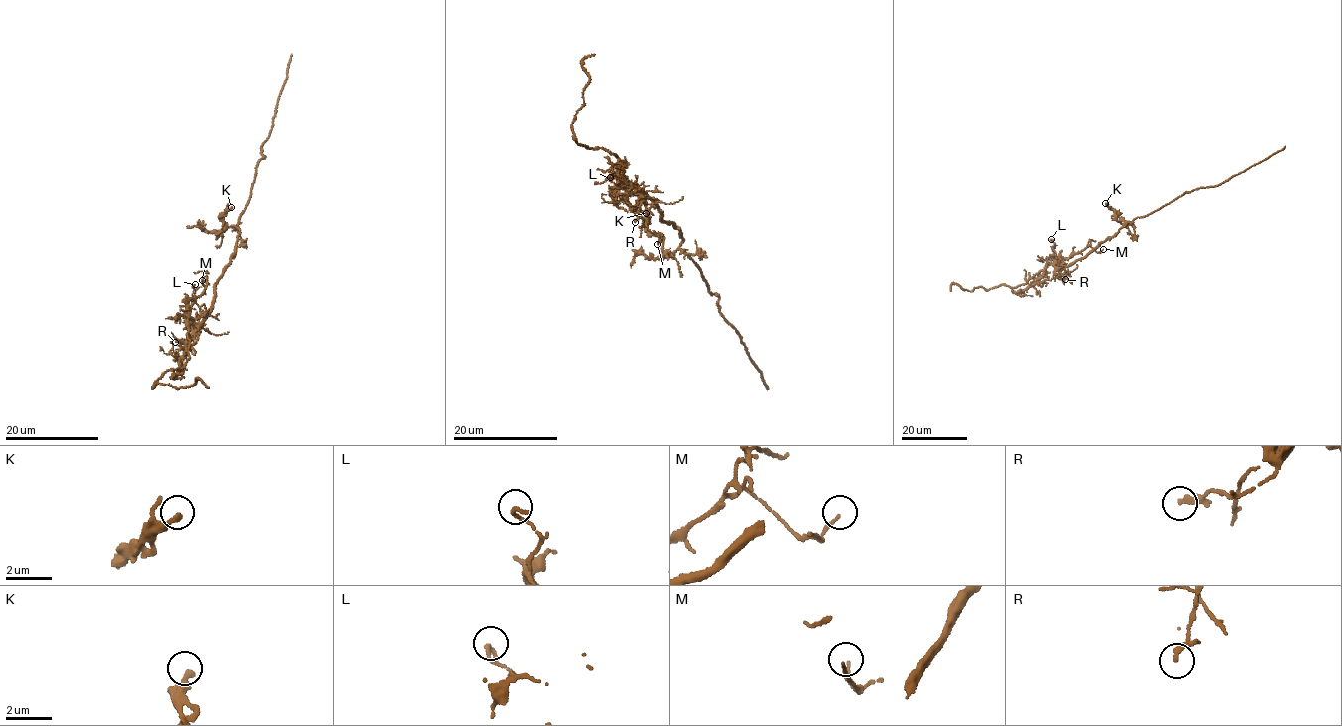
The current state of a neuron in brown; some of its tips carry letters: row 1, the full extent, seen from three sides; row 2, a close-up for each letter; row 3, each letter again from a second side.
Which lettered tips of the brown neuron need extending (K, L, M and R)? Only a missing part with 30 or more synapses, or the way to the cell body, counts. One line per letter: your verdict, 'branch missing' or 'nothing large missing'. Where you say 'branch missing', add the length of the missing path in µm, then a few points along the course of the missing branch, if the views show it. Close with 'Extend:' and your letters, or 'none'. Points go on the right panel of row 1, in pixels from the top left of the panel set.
K: nothing large missing
L: nothing large missing
M: nothing large missing
R: nothing large missing
Extend: none

